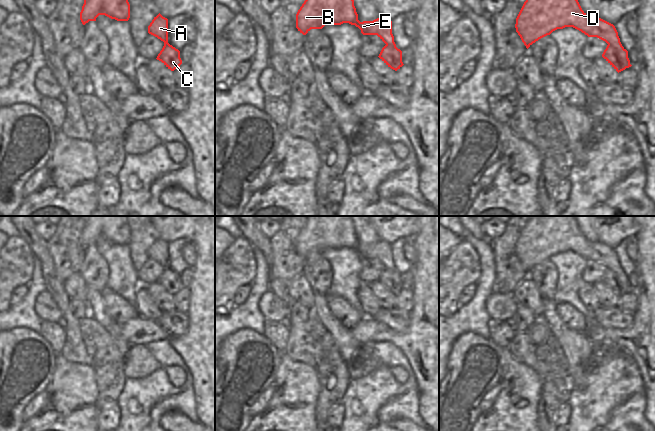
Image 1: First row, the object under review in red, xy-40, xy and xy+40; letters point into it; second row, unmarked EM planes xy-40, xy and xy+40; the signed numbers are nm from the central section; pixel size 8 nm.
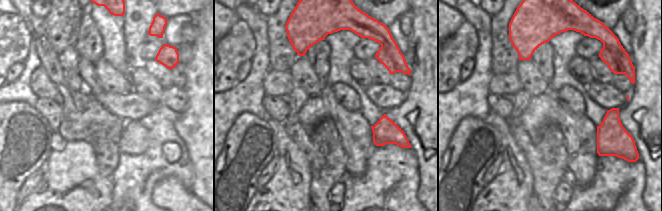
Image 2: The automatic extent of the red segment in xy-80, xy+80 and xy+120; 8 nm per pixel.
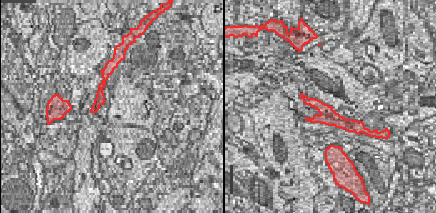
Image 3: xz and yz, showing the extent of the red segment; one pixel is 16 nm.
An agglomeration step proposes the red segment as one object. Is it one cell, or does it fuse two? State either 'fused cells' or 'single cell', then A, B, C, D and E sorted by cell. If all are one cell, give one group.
fused cells; A B D E / C

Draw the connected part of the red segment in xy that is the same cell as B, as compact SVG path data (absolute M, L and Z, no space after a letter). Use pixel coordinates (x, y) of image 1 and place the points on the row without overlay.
M307 216L306 224L296 238L296 252L303 259L306 259L311 253L322 253L325 249L343 247L355 249L363 259L377 259L386 269L396 271L392 258L392 245L381 240L373 245L360 246L352 216Z

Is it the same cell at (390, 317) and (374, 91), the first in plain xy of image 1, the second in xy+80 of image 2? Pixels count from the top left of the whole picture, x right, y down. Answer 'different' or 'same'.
same

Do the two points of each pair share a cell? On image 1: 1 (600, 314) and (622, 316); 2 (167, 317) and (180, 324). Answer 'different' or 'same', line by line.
1: same
2: same

